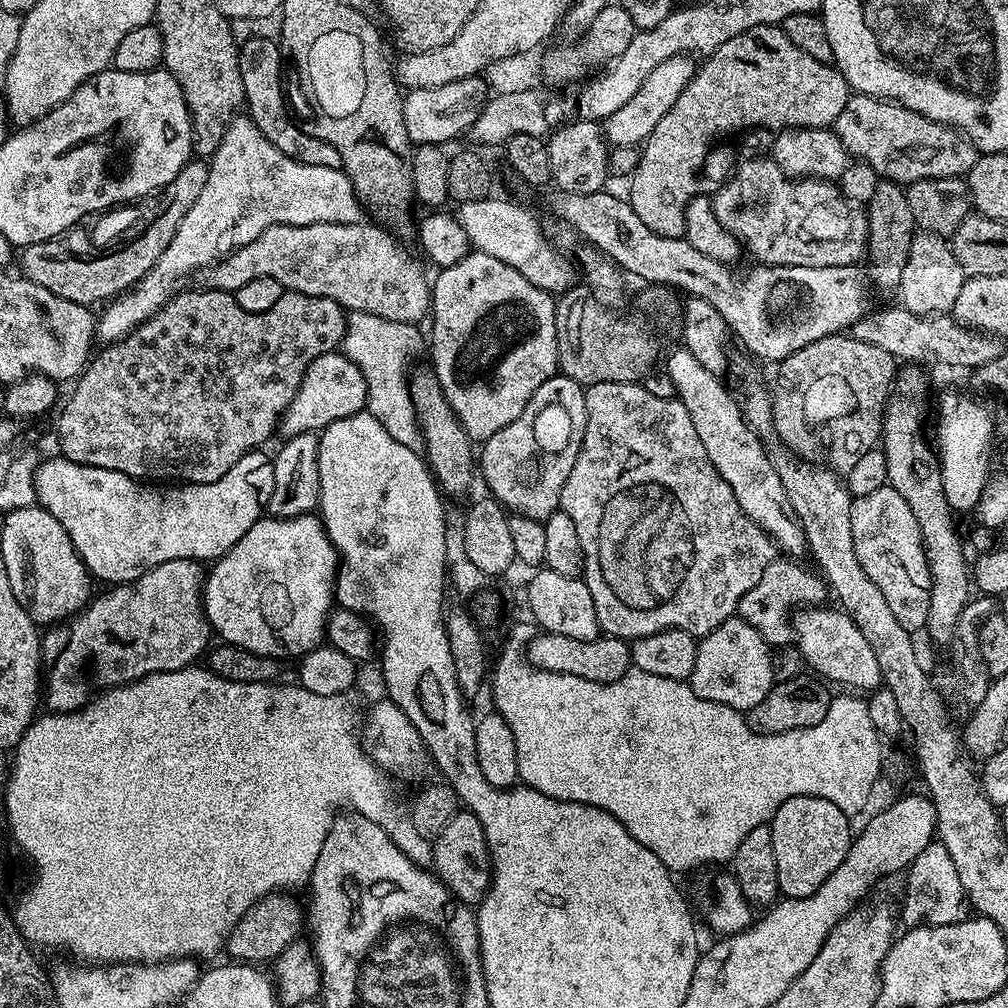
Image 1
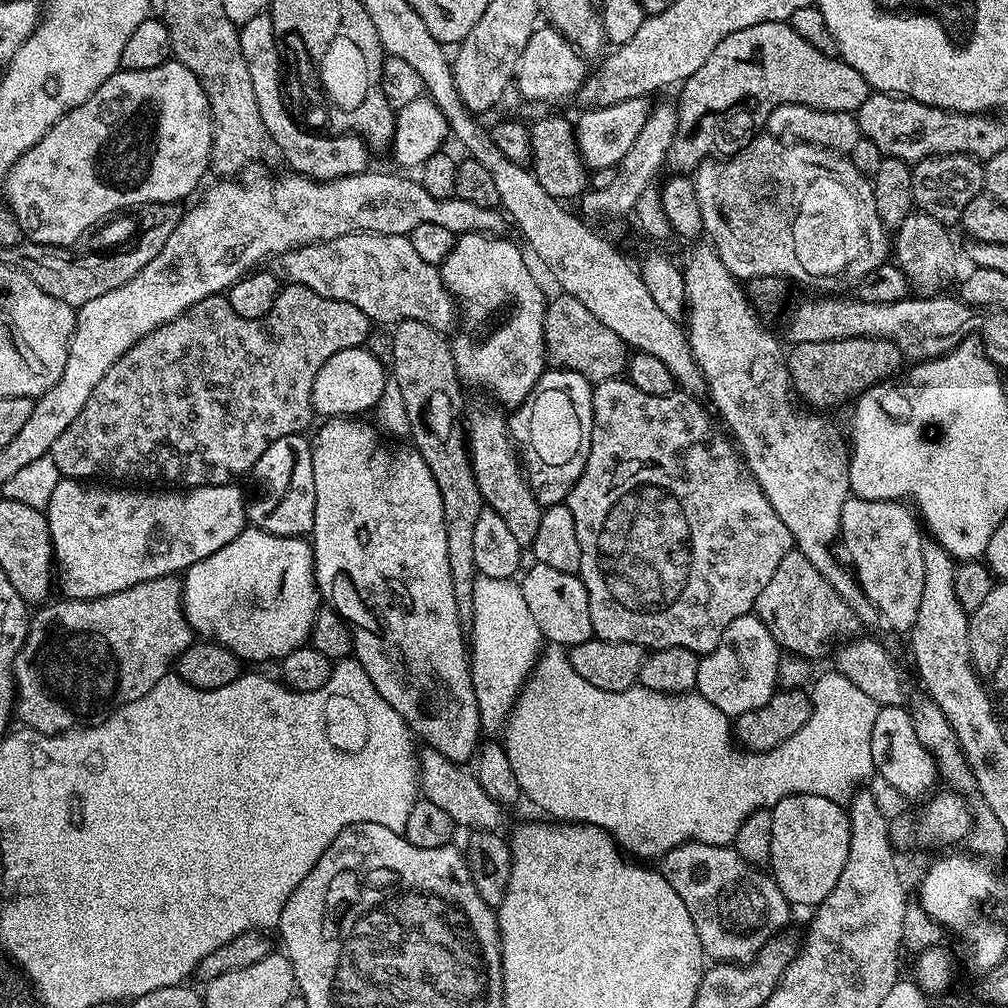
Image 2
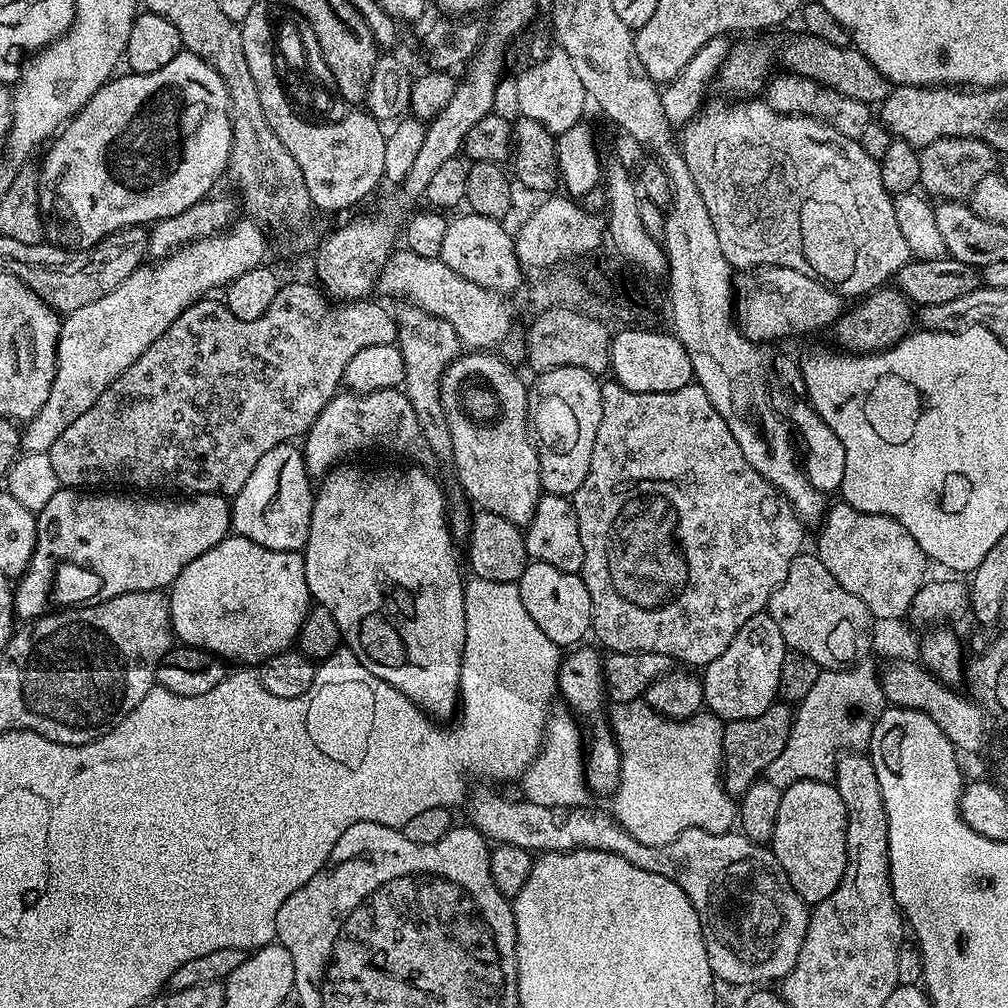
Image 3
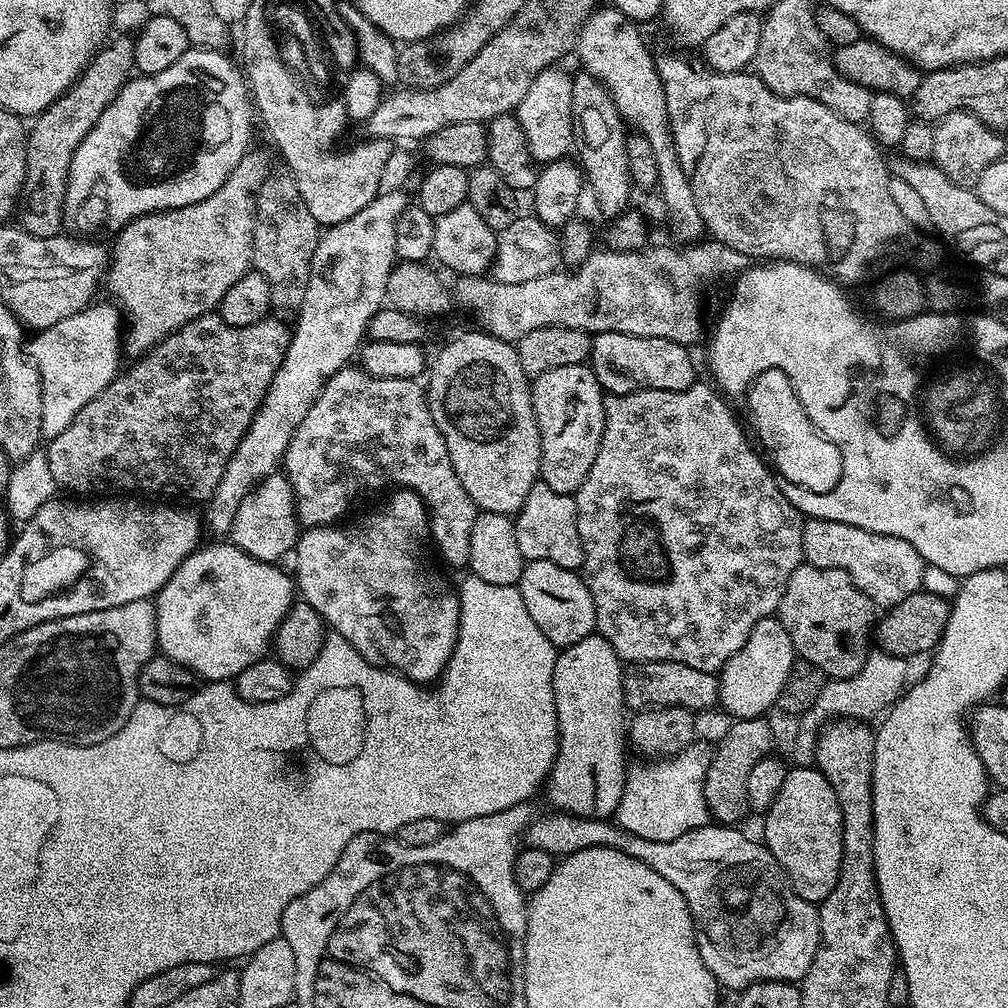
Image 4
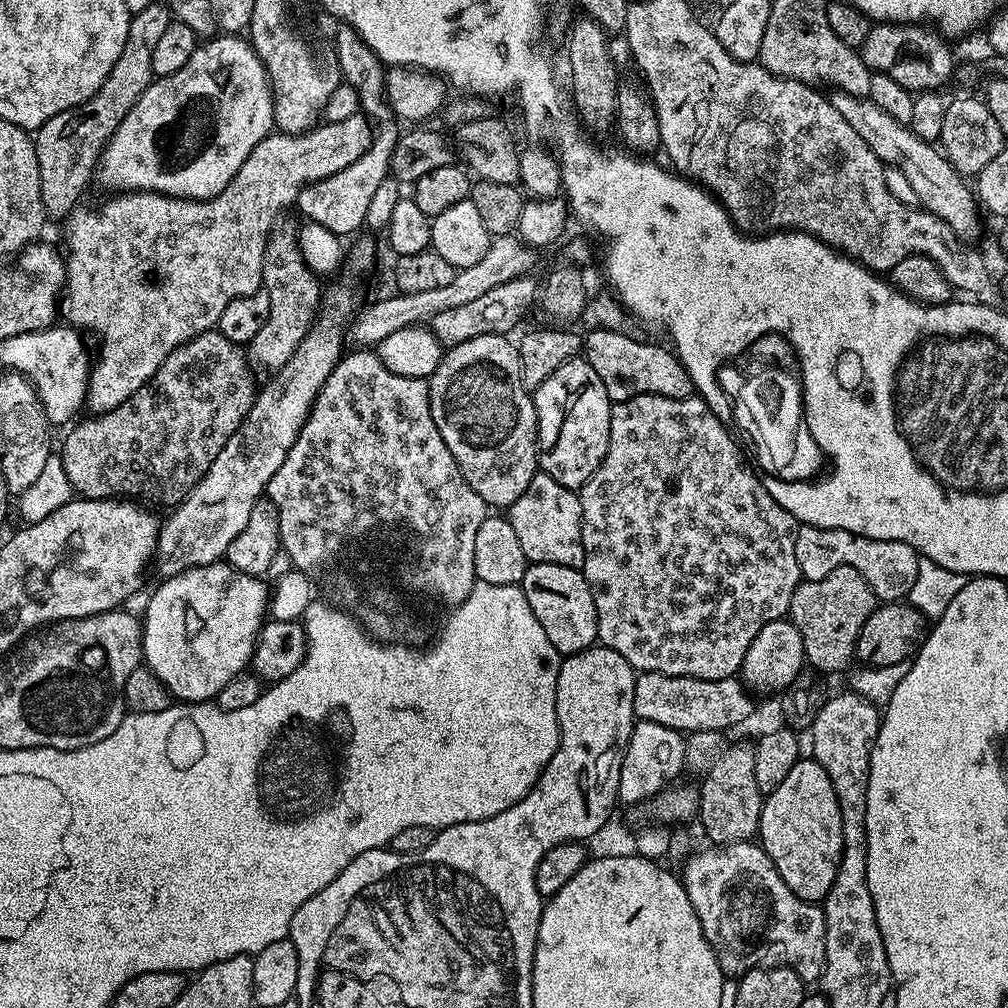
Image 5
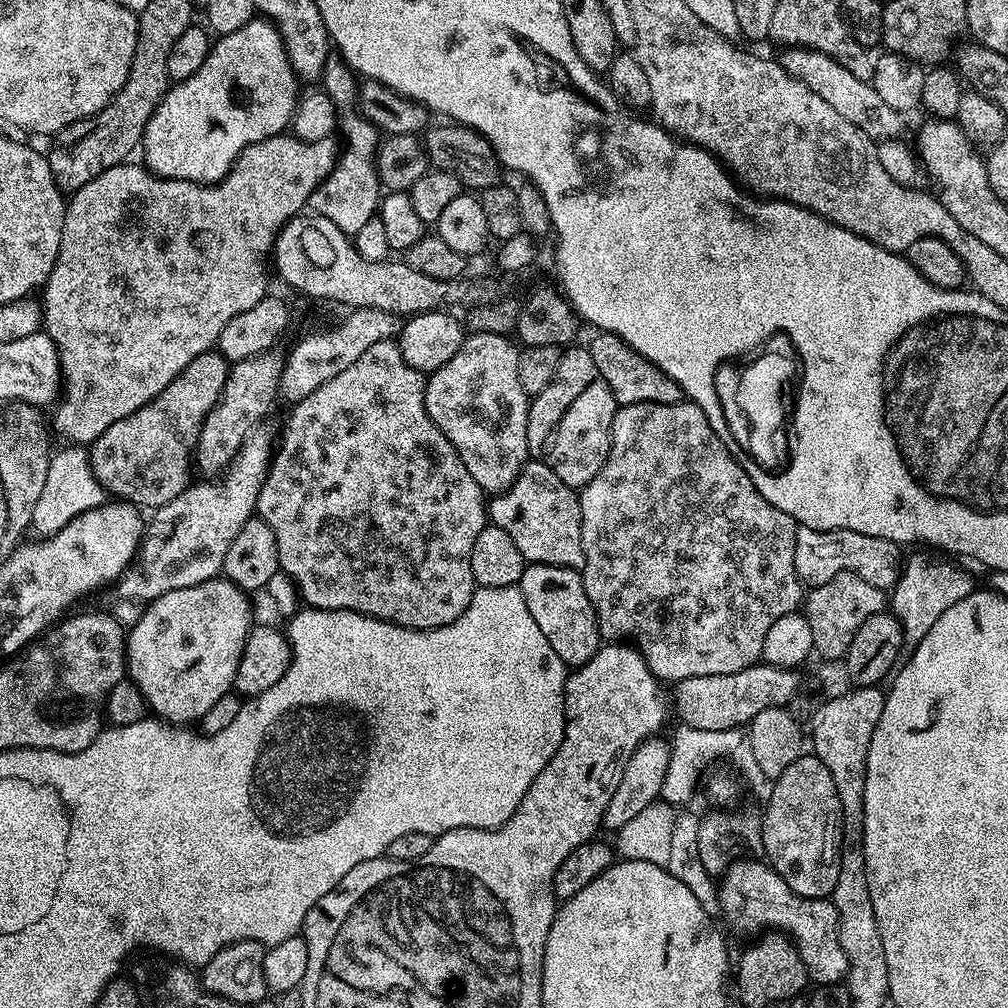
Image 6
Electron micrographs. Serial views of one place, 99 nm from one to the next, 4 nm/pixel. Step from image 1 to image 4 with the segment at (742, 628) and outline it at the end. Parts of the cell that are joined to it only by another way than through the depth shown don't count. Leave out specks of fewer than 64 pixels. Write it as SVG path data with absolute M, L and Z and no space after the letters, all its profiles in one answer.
M775 615L767 616L750 630L750 638L746 638L742 650L720 669L719 707L724 707L729 717L738 720L754 720L768 714L764 712L770 711L779 701L782 686L786 686L786 678L790 678L792 664L797 658L790 634L786 634L782 622Z

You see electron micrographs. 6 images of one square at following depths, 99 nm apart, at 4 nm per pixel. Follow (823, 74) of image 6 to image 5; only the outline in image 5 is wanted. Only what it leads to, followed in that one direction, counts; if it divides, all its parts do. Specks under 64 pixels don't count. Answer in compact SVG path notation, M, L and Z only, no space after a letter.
M833 91L830 99L834 110L838 110L838 114L842 114L842 118L854 126L854 130L858 130L862 142L874 150L881 164L898 168L906 174L914 194L918 194L919 207L942 218L942 222L946 222L946 226L950 226L950 230L954 230L954 234L958 234L961 240L976 242L980 236L980 216L982 217L978 197L969 185L968 188L964 185L967 183L935 143L918 138L918 134L914 134L909 125L890 118L882 106L870 99L838 91Z

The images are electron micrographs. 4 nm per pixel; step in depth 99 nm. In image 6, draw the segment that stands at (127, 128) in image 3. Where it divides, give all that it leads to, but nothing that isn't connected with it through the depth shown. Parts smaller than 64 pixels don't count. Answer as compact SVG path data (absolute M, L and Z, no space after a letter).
M253 18L250 22L246 22L246 26L242 26L242 30L234 30L234 34L226 34L219 37L213 43L211 51L208 52L206 62L202 62L202 67L197 73L192 74L190 78L173 83L169 87L168 93L162 98L162 102L156 108L156 113L152 115L144 131L142 141L142 153L144 152L144 157L142 157L143 163L148 171L154 172L158 176L174 178L175 180L189 180L199 184L218 183L231 170L232 163L240 157L242 150L246 150L246 146L250 146L254 142L262 142L271 136L281 135L291 125L292 114L296 111L298 103L296 82L298 83L298 75L296 70L292 68L287 46L284 45L284 39L280 35L280 29L267 18Z

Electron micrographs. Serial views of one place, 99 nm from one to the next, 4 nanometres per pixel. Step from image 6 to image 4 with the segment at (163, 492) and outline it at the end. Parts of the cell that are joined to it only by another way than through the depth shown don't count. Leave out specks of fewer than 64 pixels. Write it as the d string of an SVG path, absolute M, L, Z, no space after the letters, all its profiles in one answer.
M208 312L205 316L194 318L186 322L174 334L170 334L160 344L145 352L143 356L135 361L132 369L121 371L116 379L94 398L94 402L86 402L82 410L78 410L78 418L62 430L53 440L47 441L46 451L48 453L48 465L50 474L54 482L61 488L69 488L72 494L104 494L107 488L113 488L116 494L140 494L136 492L160 492L164 491L168 496L189 496L192 500L201 500L207 502L212 498L212 492L222 482L222 474L238 446L238 442L246 434L250 422L254 419L257 412L260 411L262 402L268 393L270 382L278 370L280 363L284 361L284 355L288 350L290 341L289 325L284 325L280 320L265 318L254 322L254 326L230 326L216 312Z

